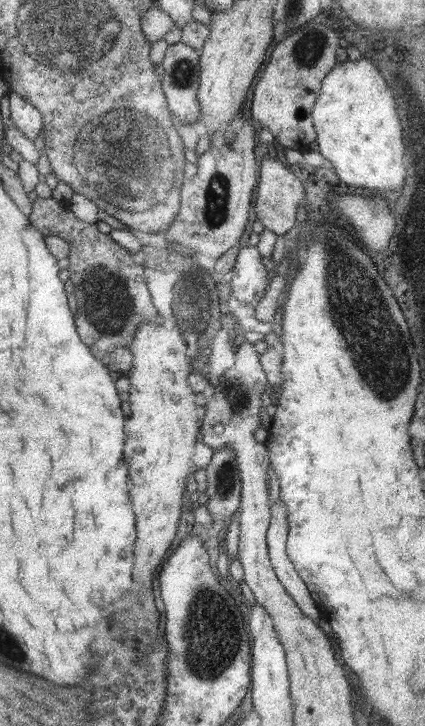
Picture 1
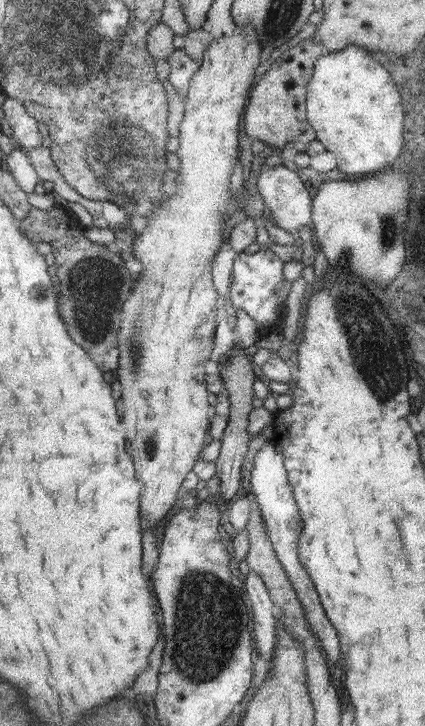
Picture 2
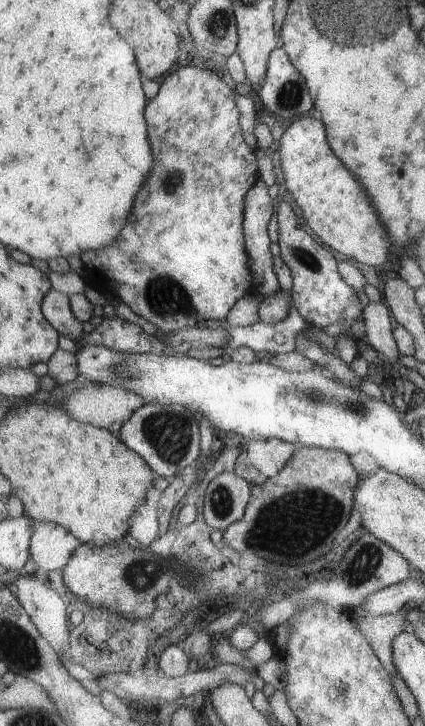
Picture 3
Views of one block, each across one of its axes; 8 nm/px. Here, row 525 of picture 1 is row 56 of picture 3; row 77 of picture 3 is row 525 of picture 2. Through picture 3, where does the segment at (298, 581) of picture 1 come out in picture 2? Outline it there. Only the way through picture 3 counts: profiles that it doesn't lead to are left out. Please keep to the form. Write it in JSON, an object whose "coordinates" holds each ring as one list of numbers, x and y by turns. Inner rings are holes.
{"coordinates":[[269,439,268,444,257,452,253,461,253,469,246,477,249,480,250,498,261,509,260,513,262,513,266,534,272,541,276,557,294,587,303,611,306,612,307,624,310,624,312,633,320,640,320,646,328,655,328,660,336,662,339,667,342,664,342,658,340,658,340,646,338,646,336,630,332,628,332,624,328,622,328,618,322,610,318,592,314,588,314,582,308,576,308,570,298,561,298,537,302,535,303,523,294,499,292,486,288,480,288,472,284,466,282,448,273,439]]}

